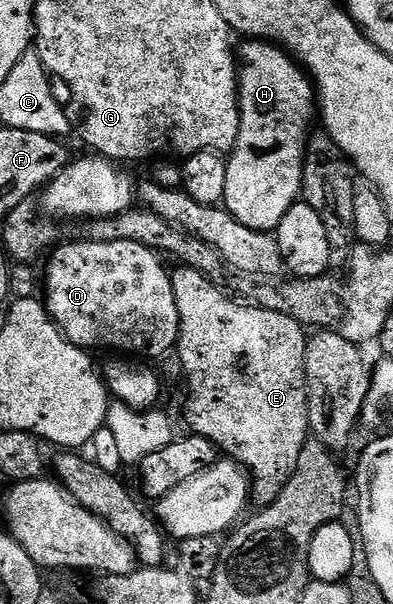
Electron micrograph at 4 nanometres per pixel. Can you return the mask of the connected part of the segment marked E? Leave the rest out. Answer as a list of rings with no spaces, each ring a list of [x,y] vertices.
[[[184,265],[178,266],[172,272],[173,292],[175,301],[179,305],[179,321],[181,322],[181,336],[177,339],[175,355],[181,358],[185,366],[185,375],[189,378],[189,400],[185,403],[185,419],[189,422],[188,430],[194,435],[207,437],[217,446],[218,452],[224,453],[228,458],[238,462],[247,469],[251,480],[251,499],[257,505],[268,505],[277,500],[277,494],[287,485],[287,481],[295,473],[295,465],[299,461],[299,453],[303,453],[303,445],[310,442],[311,432],[309,430],[309,390],[307,389],[307,377],[305,376],[305,345],[307,342],[306,328],[301,326],[289,315],[278,311],[268,311],[266,307],[252,305],[244,307],[233,299],[228,299],[216,286],[214,280],[208,279],[206,275],[200,275]]]

